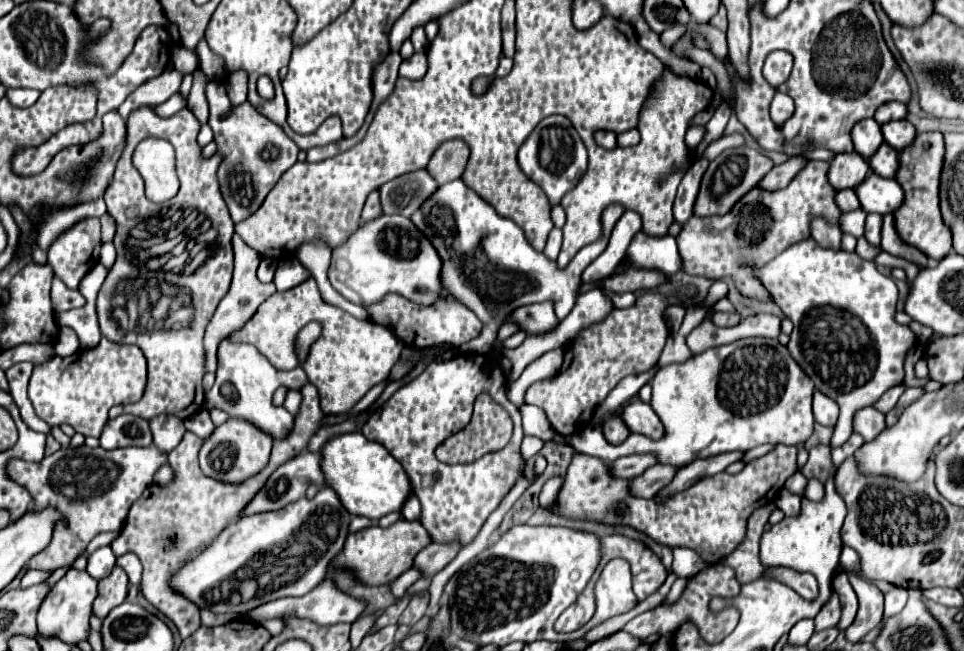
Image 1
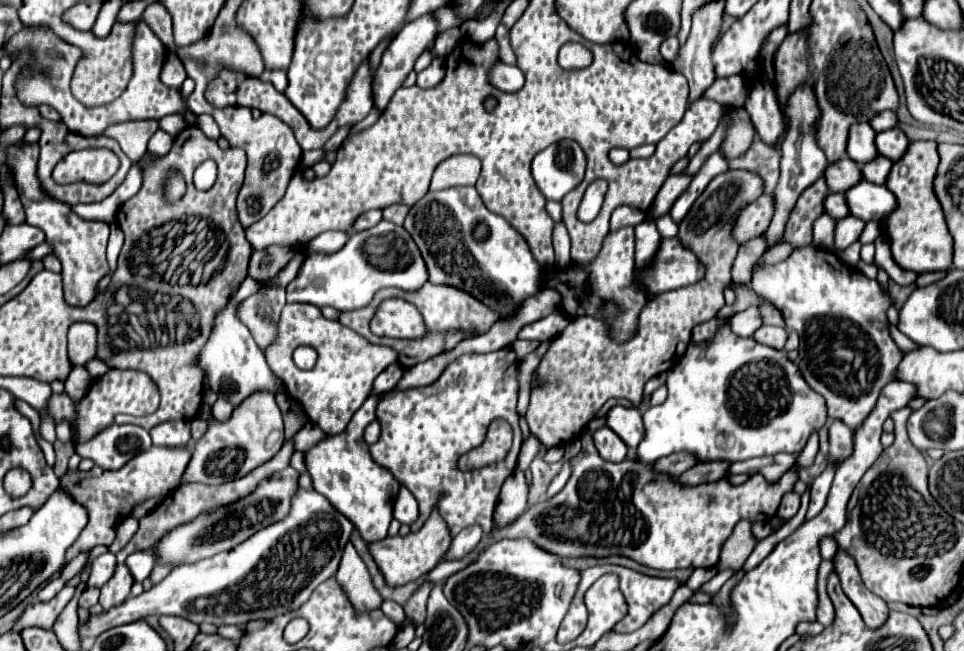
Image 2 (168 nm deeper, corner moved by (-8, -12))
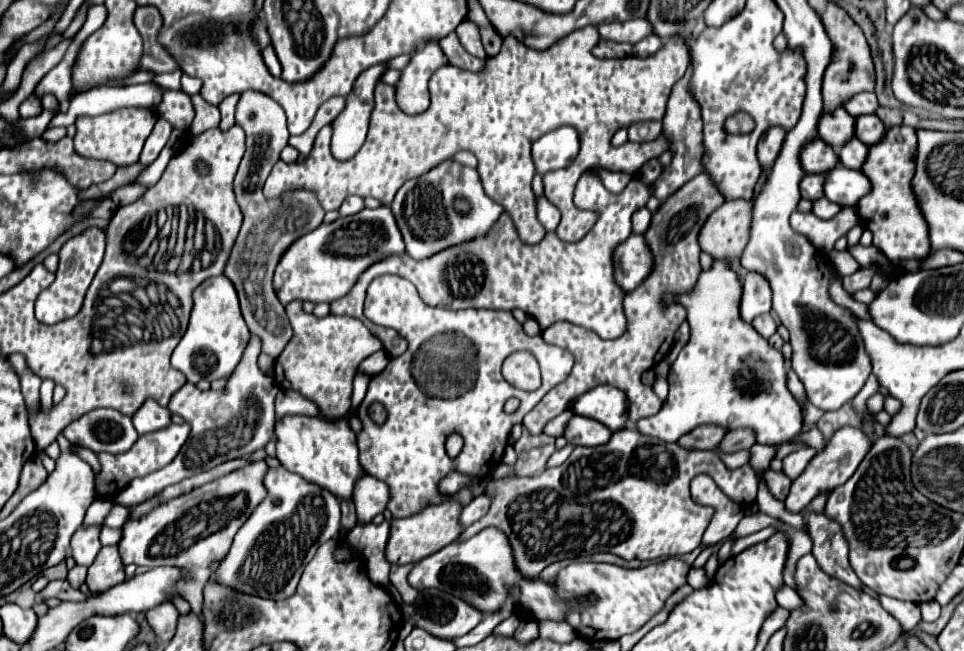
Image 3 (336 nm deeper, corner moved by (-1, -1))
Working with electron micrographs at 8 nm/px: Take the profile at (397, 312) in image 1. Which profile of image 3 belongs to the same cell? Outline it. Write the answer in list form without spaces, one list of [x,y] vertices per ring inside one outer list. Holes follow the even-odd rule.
[[[587,170],[577,182],[573,202],[579,210],[597,210],[599,220],[583,240],[569,244],[559,240],[557,234],[545,234],[539,244],[527,246],[519,240],[511,218],[503,214],[487,238],[449,248],[419,262],[405,254],[373,264],[361,274],[347,296],[331,302],[331,314],[345,314],[361,320],[371,330],[371,334],[383,342],[383,348],[391,358],[401,356],[407,350],[405,338],[401,338],[393,328],[381,328],[373,324],[363,313],[369,282],[383,274],[395,274],[413,282],[419,296],[429,306],[491,310],[521,308],[539,322],[541,330],[557,320],[567,320],[597,332],[603,340],[619,338],[625,332],[623,298],[627,292],[621,290],[613,278],[613,250],[629,238],[631,216],[635,210],[645,206],[647,200],[649,186],[645,182],[633,178],[627,188],[615,196],[605,190],[603,182],[593,170]]]

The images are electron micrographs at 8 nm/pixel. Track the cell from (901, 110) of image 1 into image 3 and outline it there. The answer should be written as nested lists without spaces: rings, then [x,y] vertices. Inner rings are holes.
[[[865,92],[865,94],[857,94],[855,98],[851,98],[849,102],[845,102],[845,110],[851,114],[851,116],[861,116],[861,114],[875,114],[879,102],[877,102],[877,96],[871,94],[871,92]]]

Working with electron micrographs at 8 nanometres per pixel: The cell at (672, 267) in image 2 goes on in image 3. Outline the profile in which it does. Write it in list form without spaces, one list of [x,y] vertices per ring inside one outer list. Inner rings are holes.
[[[631,234],[623,244],[619,244],[613,260],[615,280],[627,292],[641,286],[641,282],[649,278],[649,270],[653,270],[653,254],[649,254],[643,234]]]

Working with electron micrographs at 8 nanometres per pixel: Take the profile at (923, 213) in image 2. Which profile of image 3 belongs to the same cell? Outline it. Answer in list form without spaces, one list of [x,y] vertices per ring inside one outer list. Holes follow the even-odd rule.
[[[895,126],[889,128],[885,138],[869,148],[869,156],[863,164],[863,174],[871,180],[871,192],[859,200],[857,212],[865,228],[873,232],[873,246],[877,246],[891,262],[905,262],[909,258],[921,258],[925,260],[931,254],[931,242],[929,242],[929,224],[925,224],[925,218],[921,214],[921,208],[917,206],[917,196],[913,196],[913,170],[915,170],[915,154],[917,154],[917,130],[911,126]]]

